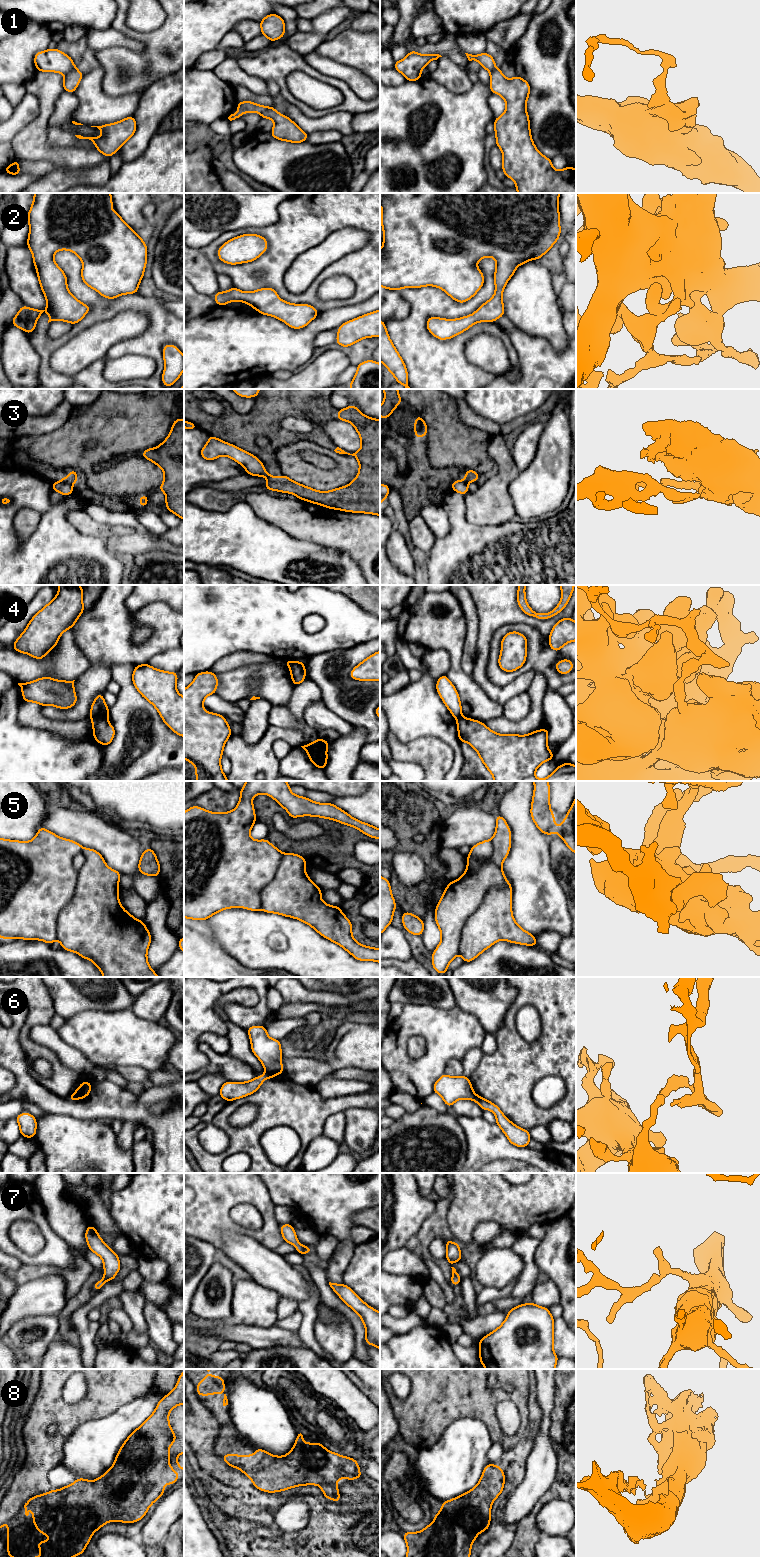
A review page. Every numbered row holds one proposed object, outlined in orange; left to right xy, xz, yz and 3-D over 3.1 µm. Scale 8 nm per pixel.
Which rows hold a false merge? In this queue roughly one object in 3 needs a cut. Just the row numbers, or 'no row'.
1, 3, 4, 6

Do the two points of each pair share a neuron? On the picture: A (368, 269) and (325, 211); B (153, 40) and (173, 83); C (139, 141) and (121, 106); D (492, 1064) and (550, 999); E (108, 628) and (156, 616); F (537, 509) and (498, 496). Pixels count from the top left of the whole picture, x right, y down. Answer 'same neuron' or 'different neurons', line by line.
A: same neuron
B: different neurons
C: different neurons
D: same neuron
E: same neuron
F: different neurons

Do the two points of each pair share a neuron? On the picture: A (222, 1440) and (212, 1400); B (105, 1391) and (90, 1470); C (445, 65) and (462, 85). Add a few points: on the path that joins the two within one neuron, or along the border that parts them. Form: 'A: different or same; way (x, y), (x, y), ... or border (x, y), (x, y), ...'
A: same; way (225, 1430), (222, 1410)
B: different; border (121, 1407), (106, 1416), (88, 1419), (78, 1426)
C: same; way (447, 70), (457, 80)

